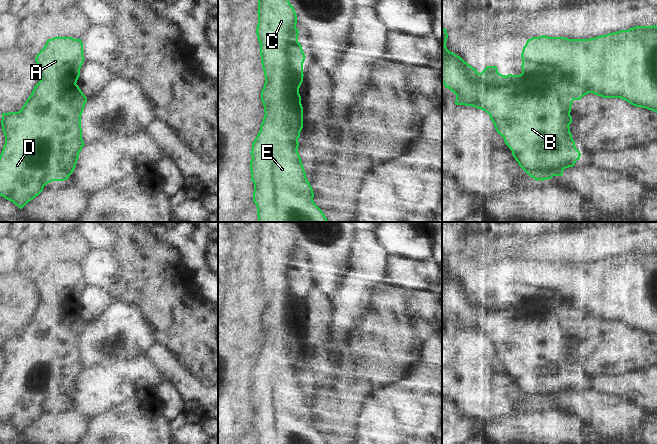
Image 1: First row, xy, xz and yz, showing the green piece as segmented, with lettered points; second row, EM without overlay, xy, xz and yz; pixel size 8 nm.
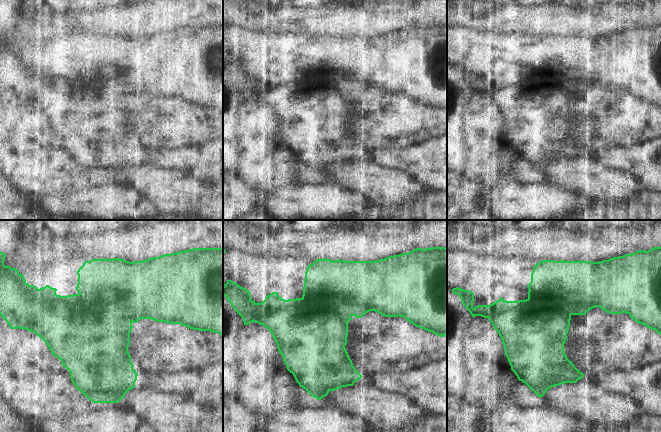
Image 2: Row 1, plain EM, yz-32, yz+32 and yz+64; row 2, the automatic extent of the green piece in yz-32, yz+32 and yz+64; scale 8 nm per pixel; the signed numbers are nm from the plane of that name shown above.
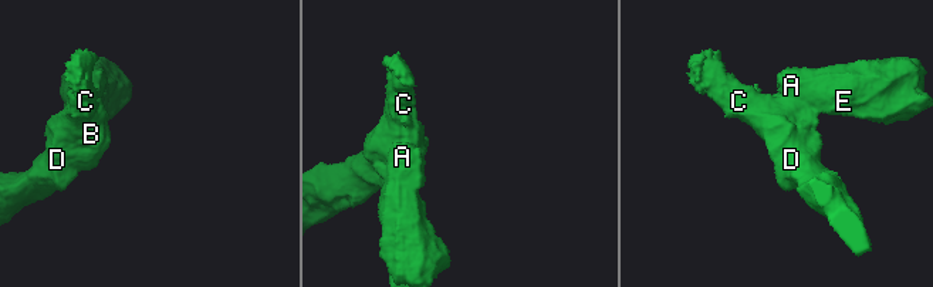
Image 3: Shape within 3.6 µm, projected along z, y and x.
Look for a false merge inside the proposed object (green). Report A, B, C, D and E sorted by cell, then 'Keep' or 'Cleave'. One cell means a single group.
Groups: A E / B C D. Cleave.

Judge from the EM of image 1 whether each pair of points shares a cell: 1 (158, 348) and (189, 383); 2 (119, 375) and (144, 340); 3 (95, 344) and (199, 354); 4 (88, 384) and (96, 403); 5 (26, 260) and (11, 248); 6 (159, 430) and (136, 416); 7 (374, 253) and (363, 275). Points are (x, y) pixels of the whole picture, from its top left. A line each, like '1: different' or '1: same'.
1: same
2: different
3: different
4: same
5: different
6: same
7: same

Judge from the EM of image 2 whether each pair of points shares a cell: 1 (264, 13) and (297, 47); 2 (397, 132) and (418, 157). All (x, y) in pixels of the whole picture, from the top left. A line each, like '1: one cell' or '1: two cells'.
1: two cells
2: two cells

